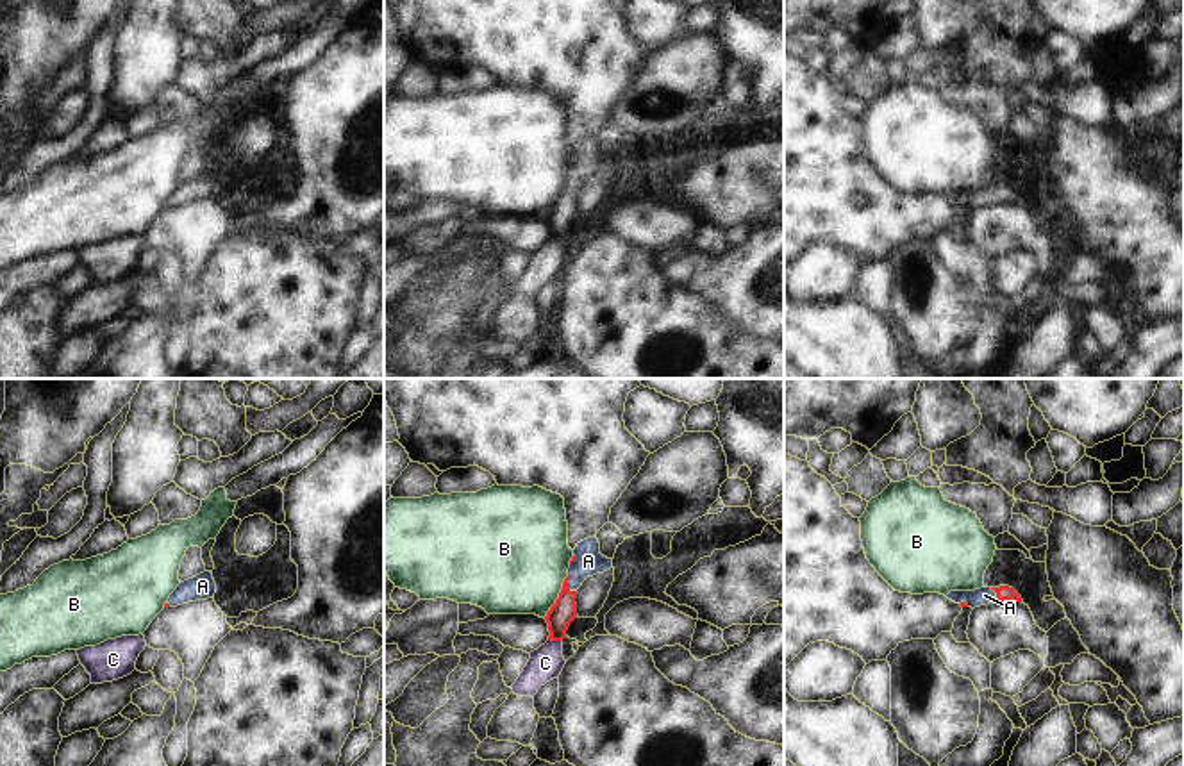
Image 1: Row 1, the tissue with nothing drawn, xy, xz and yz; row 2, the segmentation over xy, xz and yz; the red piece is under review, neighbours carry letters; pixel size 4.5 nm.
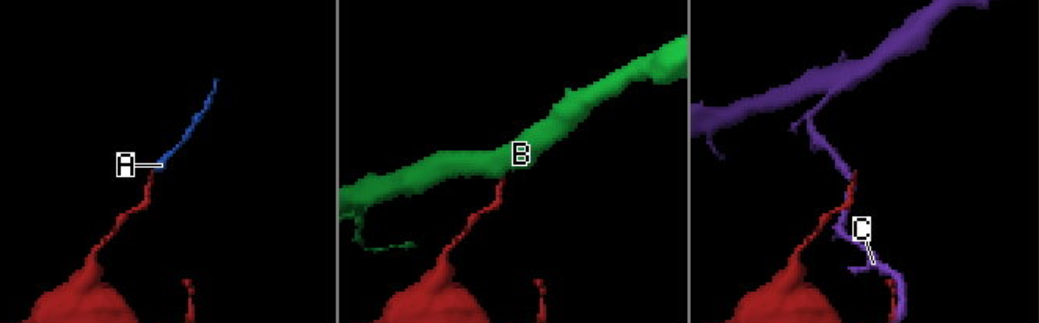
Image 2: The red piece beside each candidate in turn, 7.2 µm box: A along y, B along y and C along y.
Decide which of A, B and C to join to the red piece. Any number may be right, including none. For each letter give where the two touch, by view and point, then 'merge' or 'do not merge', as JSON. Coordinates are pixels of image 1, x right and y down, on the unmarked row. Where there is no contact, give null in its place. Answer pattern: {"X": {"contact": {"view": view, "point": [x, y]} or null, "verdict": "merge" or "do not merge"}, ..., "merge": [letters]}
{"A": {"contact": {"view": "xz", "point": [568, 186]}, "verdict": "merge"}, "B": {"contact": {"view": "xz", "point": [559, 197]}, "verdict": "do not merge"}, "C": {"contact": {"view": "xz", "point": [556, 240]}, "verdict": "do not merge"}, "merge": ["A"]}

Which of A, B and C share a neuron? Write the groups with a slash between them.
A / B / C

